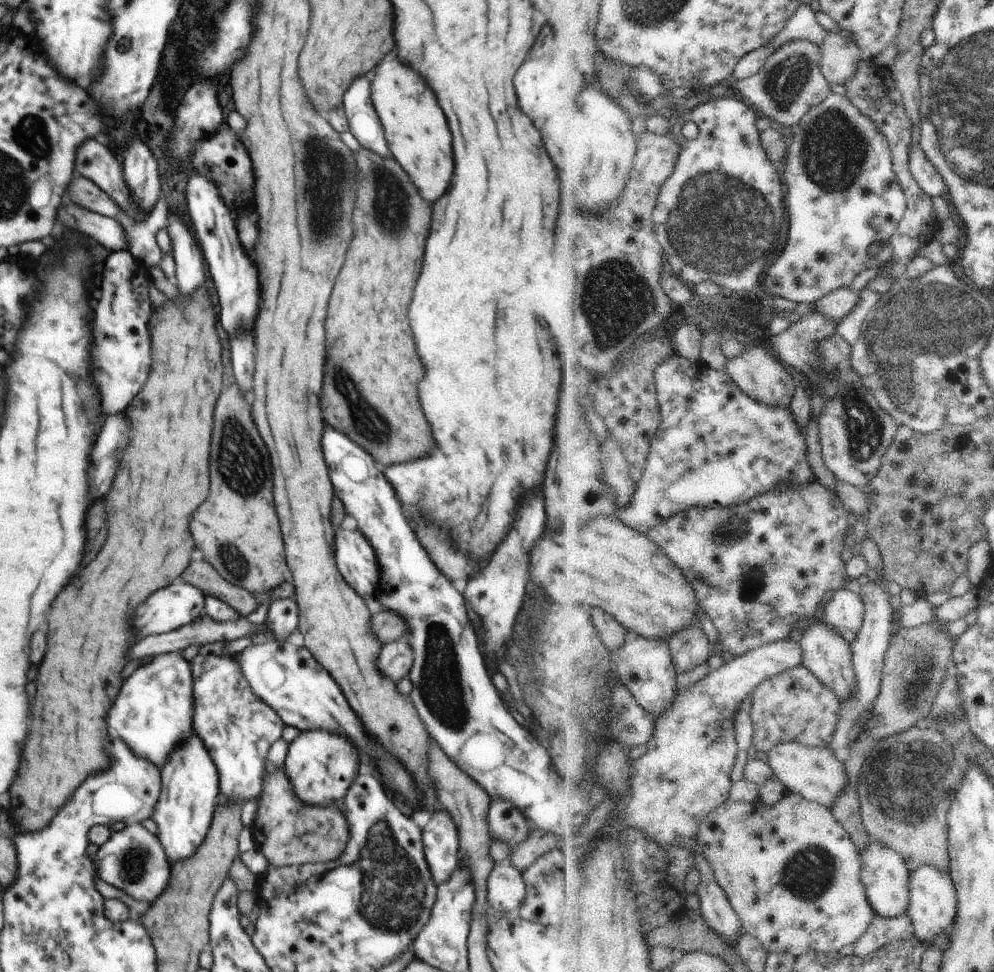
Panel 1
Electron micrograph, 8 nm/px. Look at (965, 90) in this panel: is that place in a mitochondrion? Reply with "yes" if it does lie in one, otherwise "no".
yes

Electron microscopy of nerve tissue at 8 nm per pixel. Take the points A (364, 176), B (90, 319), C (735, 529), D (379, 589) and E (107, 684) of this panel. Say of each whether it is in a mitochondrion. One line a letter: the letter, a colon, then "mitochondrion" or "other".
A: mitochondrion
B: other
C: mitochondrion
D: other
E: other

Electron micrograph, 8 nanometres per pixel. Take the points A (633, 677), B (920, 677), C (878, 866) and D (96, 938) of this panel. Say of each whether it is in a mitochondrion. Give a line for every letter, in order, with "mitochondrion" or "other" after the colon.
A: other
B: mitochondrion
C: other
D: other

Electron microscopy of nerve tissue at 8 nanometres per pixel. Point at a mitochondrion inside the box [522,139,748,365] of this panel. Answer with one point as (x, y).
(622, 298)

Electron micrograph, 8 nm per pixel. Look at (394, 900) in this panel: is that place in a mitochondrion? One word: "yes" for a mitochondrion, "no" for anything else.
yes

